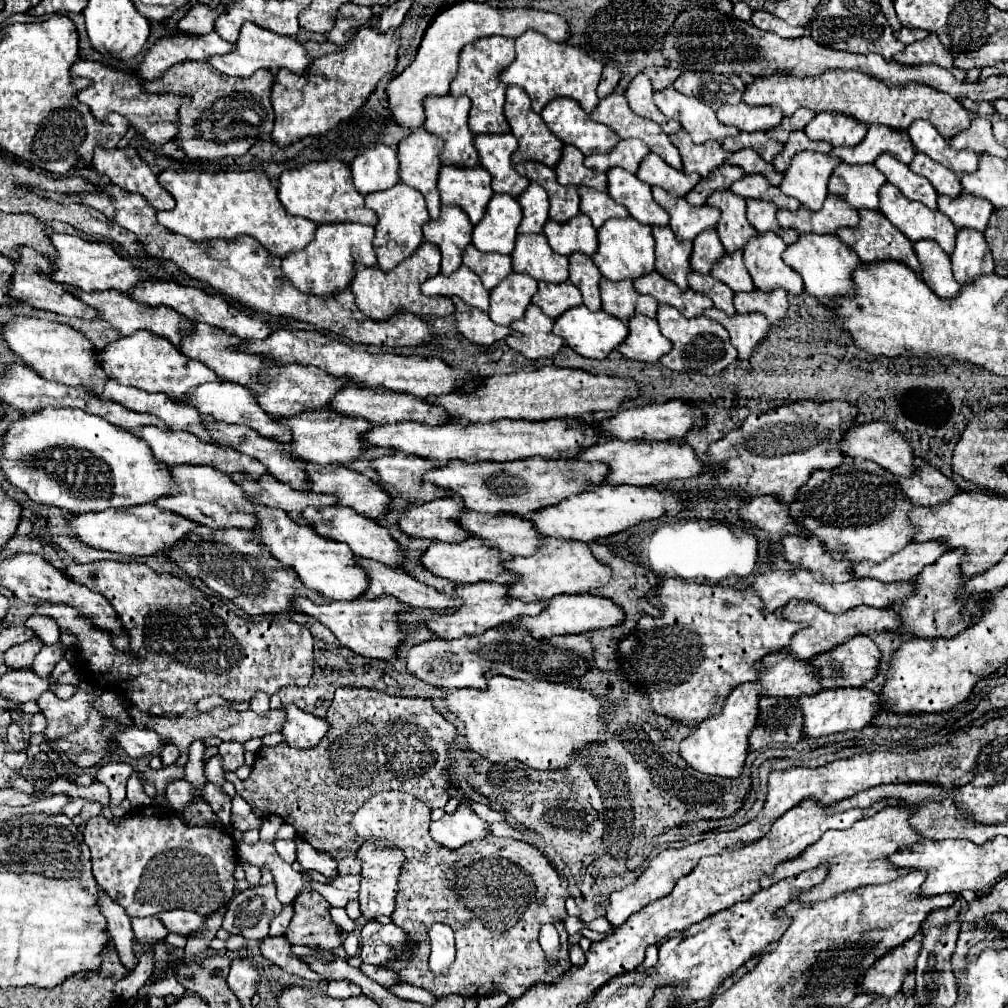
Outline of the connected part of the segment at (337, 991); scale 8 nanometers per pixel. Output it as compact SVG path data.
M344 980L328 982L328 996L332 996L332 998L350 998L350 996L358 996L358 994L362 994L362 992L352 982L344 982Z

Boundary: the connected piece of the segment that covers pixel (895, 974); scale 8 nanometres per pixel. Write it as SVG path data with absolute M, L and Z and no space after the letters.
M922 930L914 938L890 950L882 960L878 960L878 964L874 964L870 972L866 972L866 980L860 984L858 994L882 994L882 996L898 994L904 976L914 972L920 946L922 946Z

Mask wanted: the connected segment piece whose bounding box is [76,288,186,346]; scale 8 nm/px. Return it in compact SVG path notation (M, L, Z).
M76 288L76 298L80 298L86 306L92 306L98 312L98 318L108 322L122 336L130 336L130 334L134 334L138 330L148 330L148 332L154 332L156 336L162 336L162 338L170 340L174 346L178 346L178 324L182 324L182 320L186 320L186 318L178 316L178 312L174 312L174 310L170 310L166 306L158 306L158 308L140 306L130 296L126 296L126 292L118 292L118 290L84 292L84 290Z

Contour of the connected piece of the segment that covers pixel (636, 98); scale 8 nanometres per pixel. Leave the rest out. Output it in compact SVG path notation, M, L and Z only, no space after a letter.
M638 74L638 76L630 82L630 86L628 86L628 90L626 90L628 104L630 104L630 108L632 108L638 116L644 116L644 118L660 124L660 128L662 128L666 134L678 132L678 130L682 128L680 122L666 118L666 116L658 110L658 106L654 104L654 98L652 98L652 96L654 96L654 90L652 90L650 78L648 78L646 74Z

